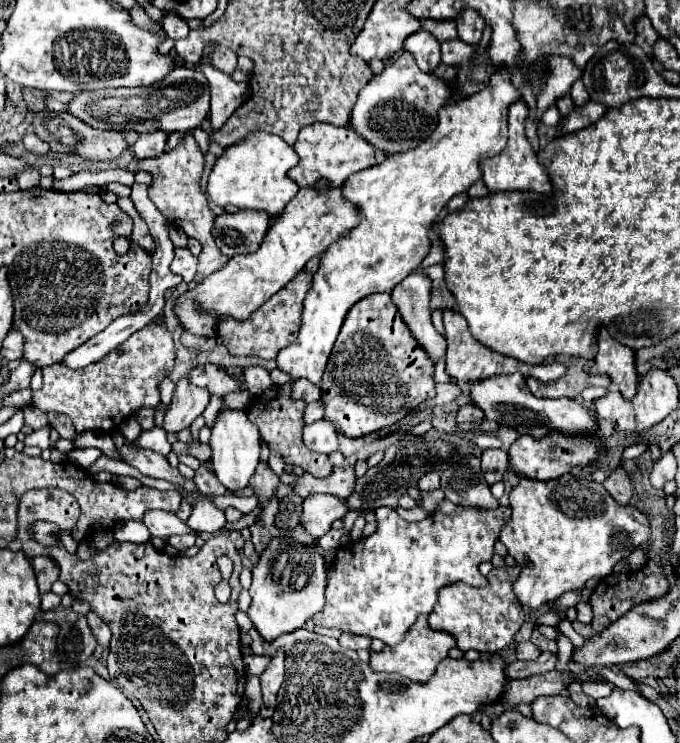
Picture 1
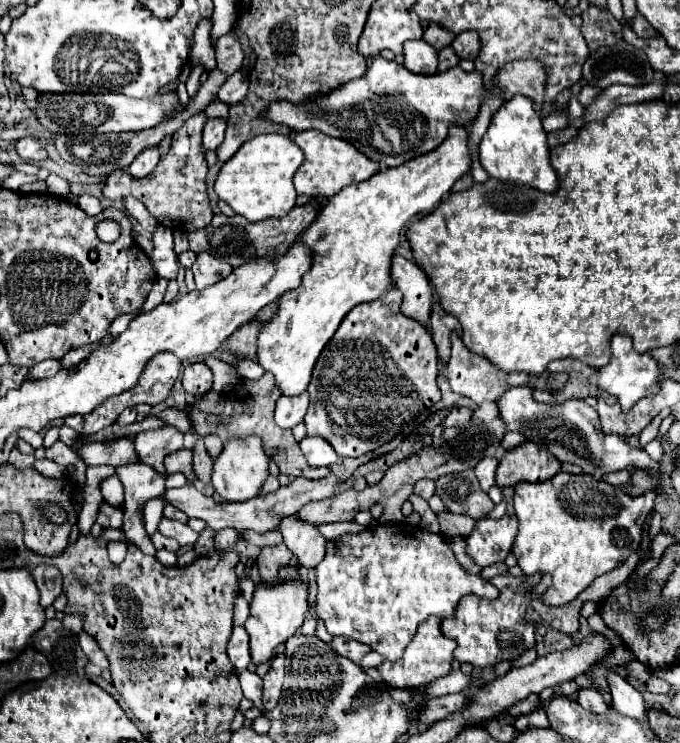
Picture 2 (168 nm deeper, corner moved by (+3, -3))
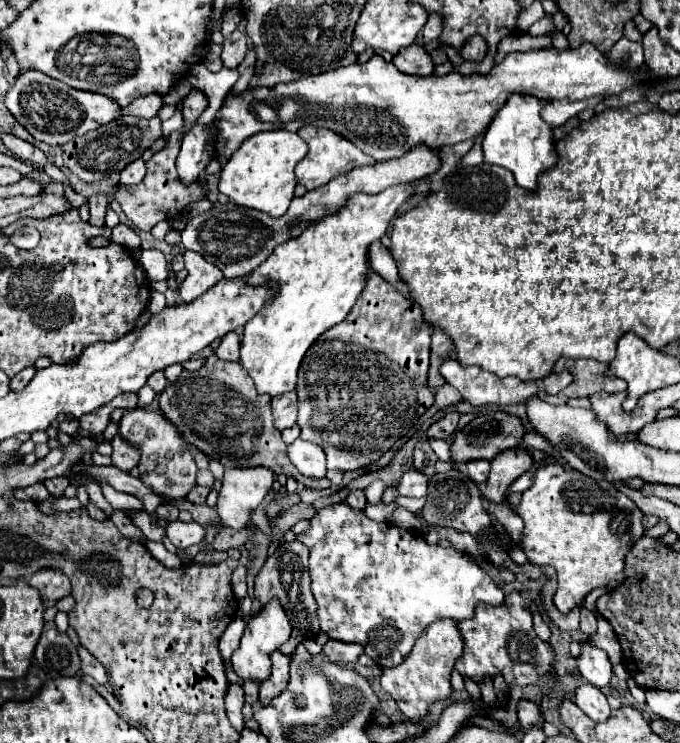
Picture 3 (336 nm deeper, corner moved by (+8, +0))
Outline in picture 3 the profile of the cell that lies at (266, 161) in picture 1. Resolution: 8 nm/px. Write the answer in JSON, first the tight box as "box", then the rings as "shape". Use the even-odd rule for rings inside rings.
{"box":[220,130,308,216],"shape":[[[288,130],[274,132],[258,132],[250,136],[242,146],[232,154],[232,158],[224,164],[220,172],[220,192],[226,194],[234,204],[248,206],[254,210],[262,210],[270,216],[286,214],[296,188],[294,166],[308,152],[308,144],[296,134]]]}

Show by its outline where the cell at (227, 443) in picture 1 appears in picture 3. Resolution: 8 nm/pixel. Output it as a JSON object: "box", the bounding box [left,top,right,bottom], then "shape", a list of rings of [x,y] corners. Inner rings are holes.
{"box":[218,468,274,530],"shape":[[[266,468],[248,470],[226,470],[222,490],[218,494],[218,516],[224,526],[242,530],[250,524],[252,512],[272,490],[274,474]]]}

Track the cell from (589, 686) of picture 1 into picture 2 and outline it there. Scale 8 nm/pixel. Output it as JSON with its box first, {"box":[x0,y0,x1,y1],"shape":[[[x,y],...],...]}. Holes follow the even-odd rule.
{"box":[577,687,607,713],"shape":[[[589,687],[589,689],[579,689],[577,701],[579,701],[579,705],[581,705],[583,709],[587,709],[587,711],[591,711],[591,713],[605,713],[605,711],[607,711],[607,703],[603,701],[601,693],[599,693],[597,689],[593,689],[593,687]]]}

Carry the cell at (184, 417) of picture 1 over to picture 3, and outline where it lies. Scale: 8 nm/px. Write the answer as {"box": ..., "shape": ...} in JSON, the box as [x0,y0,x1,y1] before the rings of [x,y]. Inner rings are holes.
{"box":[110,436,140,472],"shape":[[[114,436],[112,448],[114,448],[114,452],[112,452],[110,458],[112,458],[112,464],[114,464],[116,468],[128,472],[128,470],[132,470],[134,466],[138,466],[140,454],[138,454],[138,450],[130,448],[128,442],[122,442],[122,438],[116,438],[116,436]]]}

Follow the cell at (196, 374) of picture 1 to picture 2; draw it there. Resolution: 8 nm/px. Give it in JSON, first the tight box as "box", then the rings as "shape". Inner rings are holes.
{"box":[183,363,213,395],"shape":[[[189,363],[183,371],[183,389],[189,395],[203,395],[213,385],[213,373],[211,369],[201,363]]]}

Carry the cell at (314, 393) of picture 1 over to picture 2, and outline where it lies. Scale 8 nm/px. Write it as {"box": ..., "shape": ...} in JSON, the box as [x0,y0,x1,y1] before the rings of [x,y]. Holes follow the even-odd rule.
{"box":[275,393,309,429],"shape":[[[301,393],[295,397],[279,397],[277,407],[275,407],[275,421],[283,429],[291,429],[297,423],[303,421],[309,405],[309,393]]]}

